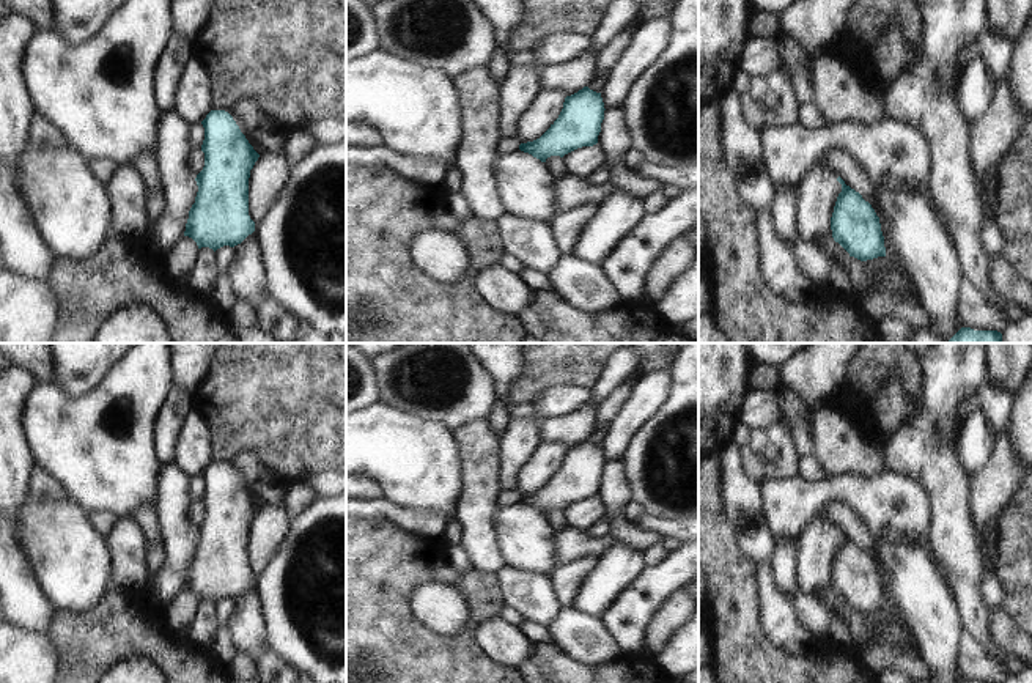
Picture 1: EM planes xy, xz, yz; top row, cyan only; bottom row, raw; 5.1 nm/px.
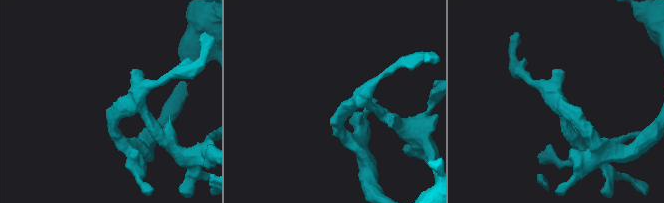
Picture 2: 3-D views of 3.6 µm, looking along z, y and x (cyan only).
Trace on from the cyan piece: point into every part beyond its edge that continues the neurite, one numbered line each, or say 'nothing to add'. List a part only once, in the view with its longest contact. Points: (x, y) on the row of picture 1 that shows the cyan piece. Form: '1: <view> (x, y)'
nothing to add

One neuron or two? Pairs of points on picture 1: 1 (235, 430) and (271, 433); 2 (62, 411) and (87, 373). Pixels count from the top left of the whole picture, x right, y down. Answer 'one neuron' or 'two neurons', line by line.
1: one neuron
2: two neurons

